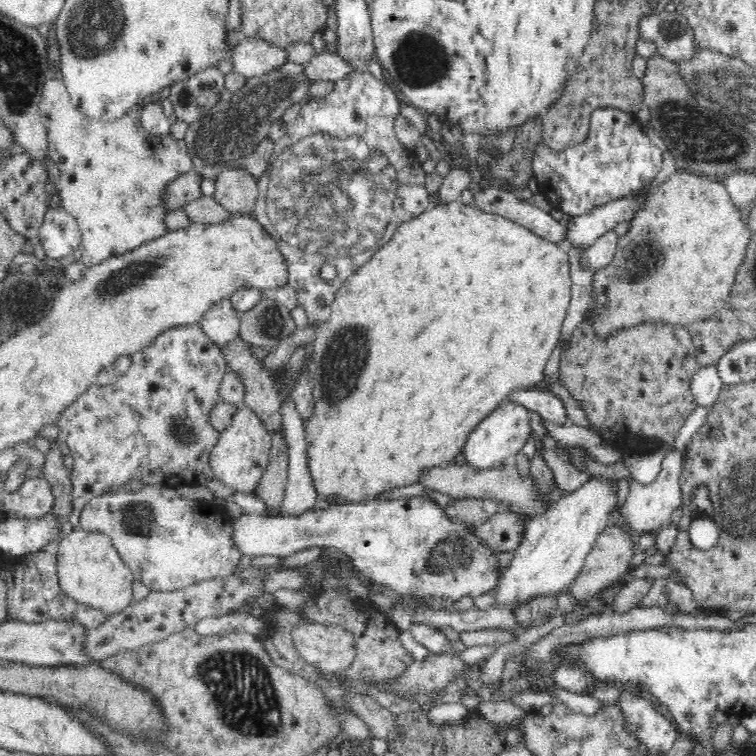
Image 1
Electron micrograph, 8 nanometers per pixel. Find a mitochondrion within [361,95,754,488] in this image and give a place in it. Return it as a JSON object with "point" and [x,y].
{"point":[643,263]}

